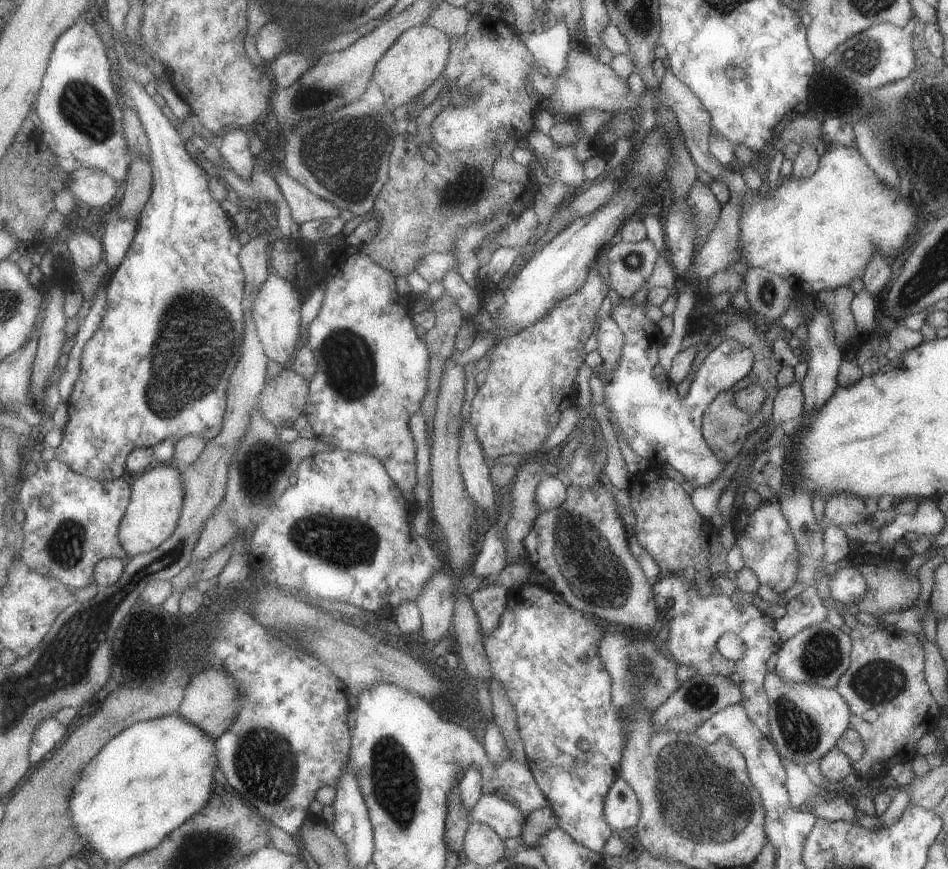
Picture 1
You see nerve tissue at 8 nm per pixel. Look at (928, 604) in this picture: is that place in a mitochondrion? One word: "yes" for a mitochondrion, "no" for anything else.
no

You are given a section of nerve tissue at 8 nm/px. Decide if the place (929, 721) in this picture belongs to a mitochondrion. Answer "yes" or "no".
no

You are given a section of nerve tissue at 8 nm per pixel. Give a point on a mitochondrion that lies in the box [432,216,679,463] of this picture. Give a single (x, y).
(635, 262)

